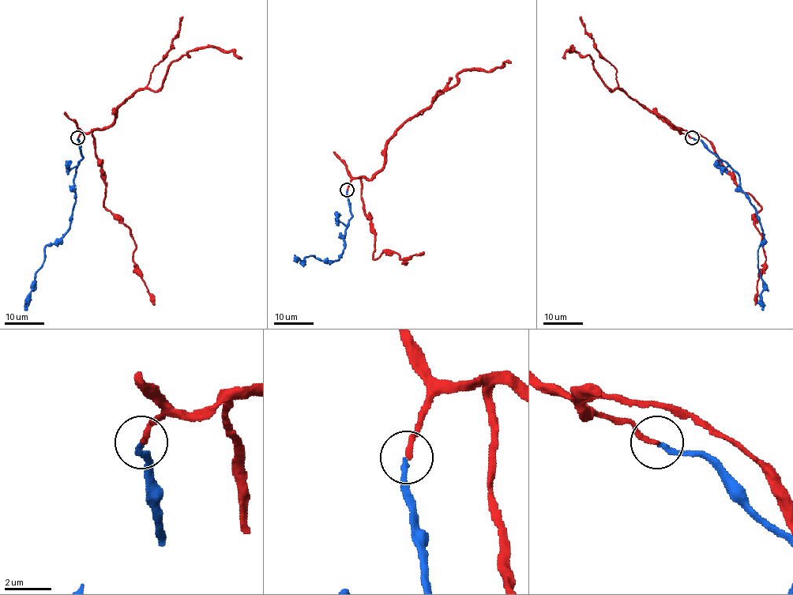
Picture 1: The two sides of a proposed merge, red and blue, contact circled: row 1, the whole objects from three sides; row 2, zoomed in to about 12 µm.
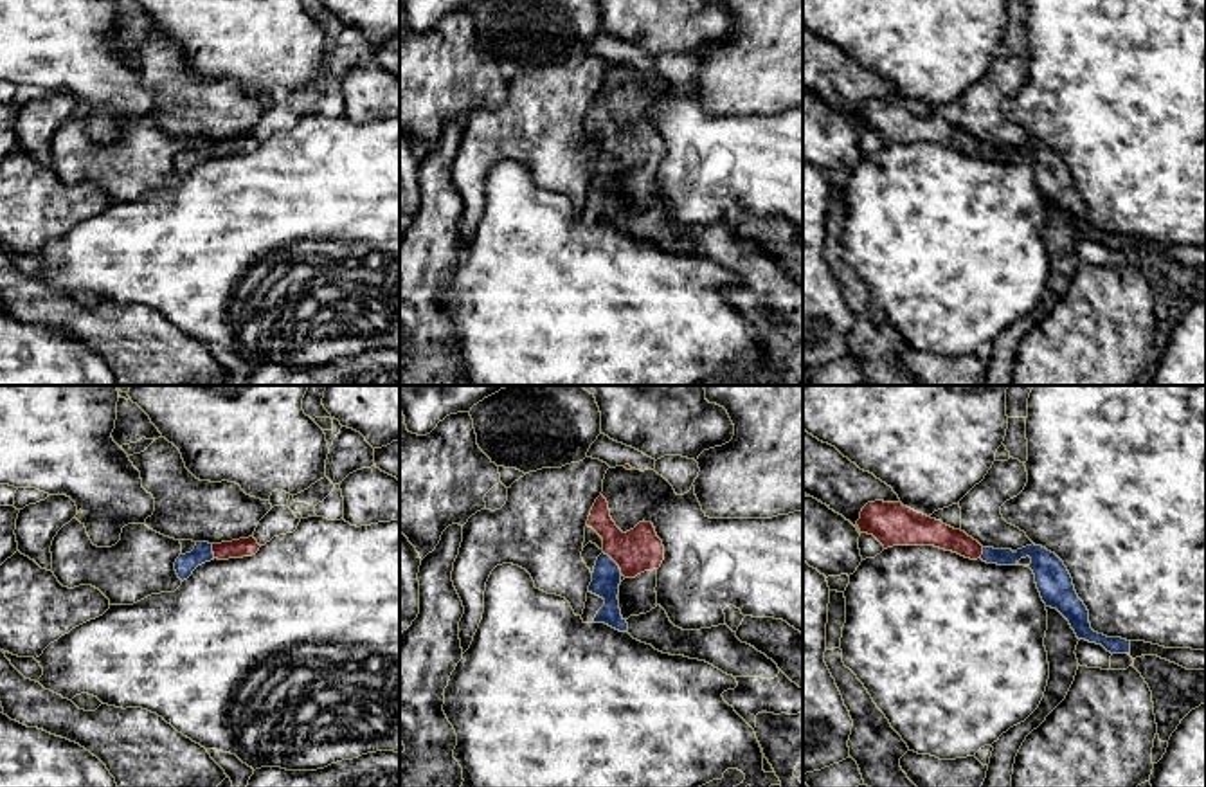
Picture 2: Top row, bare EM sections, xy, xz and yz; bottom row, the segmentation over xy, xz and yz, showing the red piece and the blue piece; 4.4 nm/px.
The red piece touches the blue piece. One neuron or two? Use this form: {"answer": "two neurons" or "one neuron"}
{"answer": "one neuron"}

